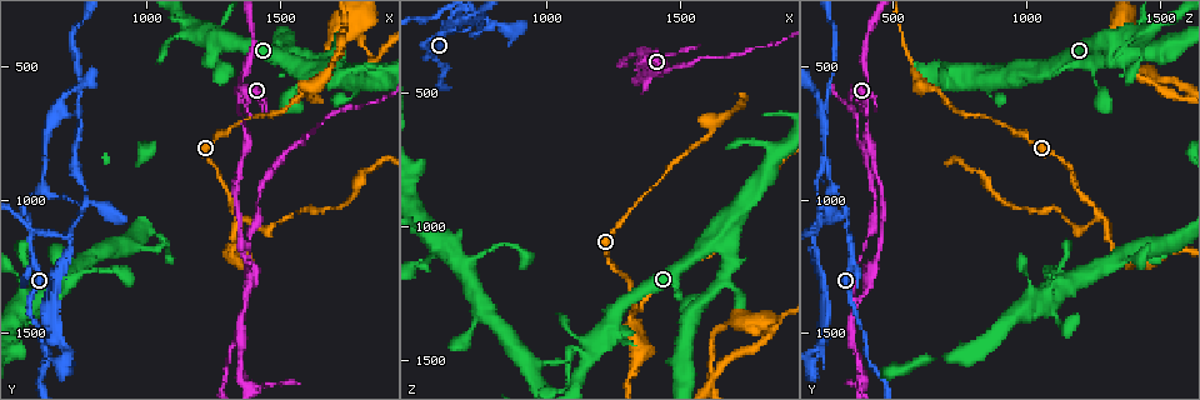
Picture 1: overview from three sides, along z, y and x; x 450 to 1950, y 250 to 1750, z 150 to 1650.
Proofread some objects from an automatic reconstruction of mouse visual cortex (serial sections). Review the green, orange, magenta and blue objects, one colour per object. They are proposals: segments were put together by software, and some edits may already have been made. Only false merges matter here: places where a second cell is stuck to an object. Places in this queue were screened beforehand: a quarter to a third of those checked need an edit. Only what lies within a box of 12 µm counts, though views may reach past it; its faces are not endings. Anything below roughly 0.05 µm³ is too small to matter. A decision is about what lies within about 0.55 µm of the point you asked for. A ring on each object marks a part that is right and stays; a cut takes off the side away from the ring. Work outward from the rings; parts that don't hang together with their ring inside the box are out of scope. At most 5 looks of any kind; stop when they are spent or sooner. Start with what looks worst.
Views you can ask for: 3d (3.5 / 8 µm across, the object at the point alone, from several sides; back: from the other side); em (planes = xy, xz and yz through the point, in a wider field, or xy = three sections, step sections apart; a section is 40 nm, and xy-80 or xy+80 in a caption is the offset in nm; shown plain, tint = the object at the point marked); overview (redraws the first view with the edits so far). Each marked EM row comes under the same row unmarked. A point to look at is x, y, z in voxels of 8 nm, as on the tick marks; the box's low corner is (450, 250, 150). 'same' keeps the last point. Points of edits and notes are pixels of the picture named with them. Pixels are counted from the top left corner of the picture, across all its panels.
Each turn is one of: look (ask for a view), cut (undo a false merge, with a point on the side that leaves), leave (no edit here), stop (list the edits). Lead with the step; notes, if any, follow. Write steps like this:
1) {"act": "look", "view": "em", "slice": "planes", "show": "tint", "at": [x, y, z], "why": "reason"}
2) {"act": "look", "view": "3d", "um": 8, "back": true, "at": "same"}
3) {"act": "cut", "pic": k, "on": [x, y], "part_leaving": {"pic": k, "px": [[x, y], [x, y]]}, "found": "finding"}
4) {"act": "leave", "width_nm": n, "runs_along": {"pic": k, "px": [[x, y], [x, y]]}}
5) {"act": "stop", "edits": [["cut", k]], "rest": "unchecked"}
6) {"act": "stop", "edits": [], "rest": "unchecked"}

{"act": "look", "view": "3d", "um": 3.5, "at": [1340, 1060, 1270], "why": "a fork"}

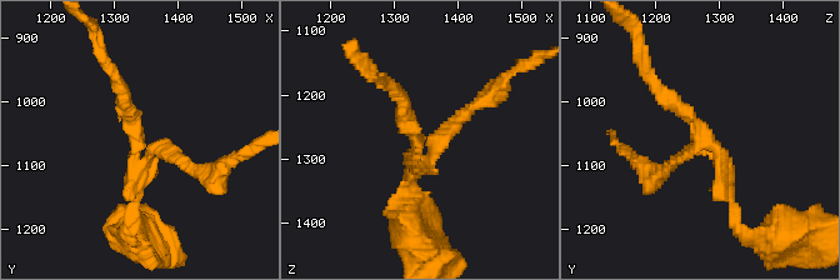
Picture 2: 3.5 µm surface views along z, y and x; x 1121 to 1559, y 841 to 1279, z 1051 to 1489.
{"act": "look", "view": "em", "slice": "xy", "step": 5, "show": "tint", "at": [1335, 1065, 1275], "why": "now the EM"}

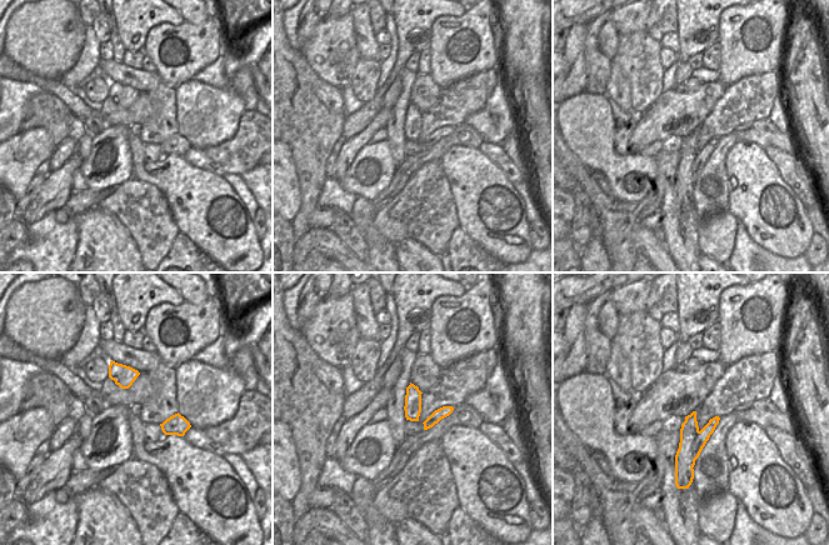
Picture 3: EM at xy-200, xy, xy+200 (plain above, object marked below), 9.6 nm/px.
{"act": "look", "view": "em", "slice": "xy", "step": 1, "show": "tint", "at": "same", "why": "another direction"}

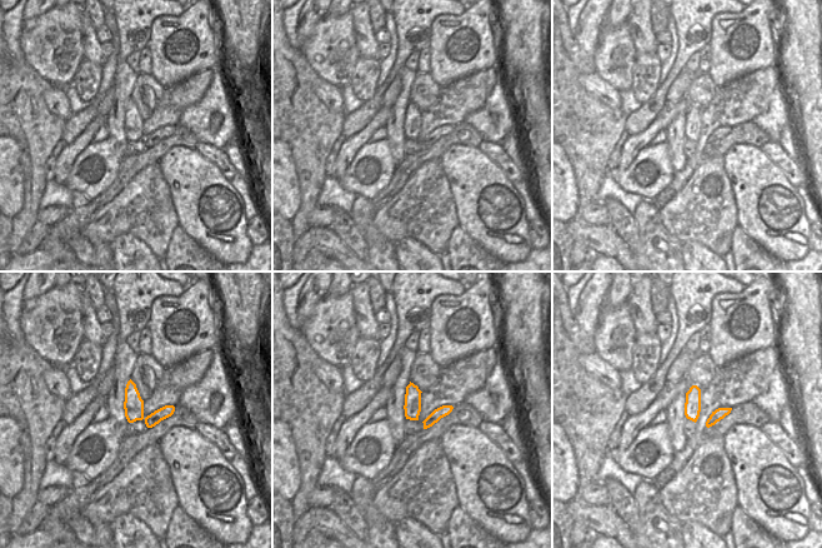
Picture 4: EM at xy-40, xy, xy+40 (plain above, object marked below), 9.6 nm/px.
{"act": "cut", "pic": 2, "on": [396, 200], "arm_widths_nm": [150, 150, 200], "found": "a second cell is stuck on"}

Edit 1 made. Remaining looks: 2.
{"act": "look", "view": "3d", "um": 3.5, "at": [1360, 700, 390], "why": "calibre changes"}

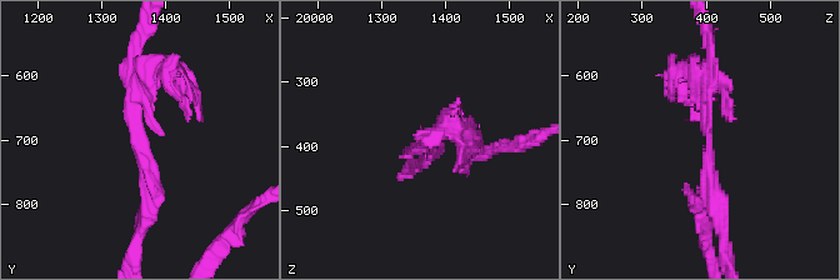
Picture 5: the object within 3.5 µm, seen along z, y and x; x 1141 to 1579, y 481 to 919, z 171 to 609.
{"act": "look", "view": "em", "slice": "xy", "step": 2, "show": "tint", "at": [1365, 705, 400], "arm_widths_nm": [150, 250]}

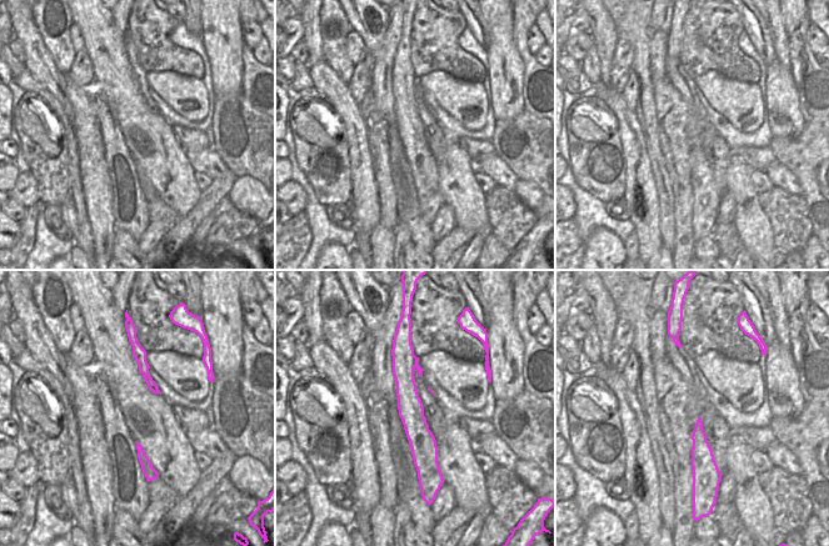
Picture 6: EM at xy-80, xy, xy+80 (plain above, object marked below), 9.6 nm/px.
{"act": "leave", "runs_along": {"pic": 5, "px": [[691, 69], [720, 223]]}, "found": "continuous, no second cell"}

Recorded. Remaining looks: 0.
{"act": "stop", "edits": [["cut", 2]], "rest": "unchecked"}

